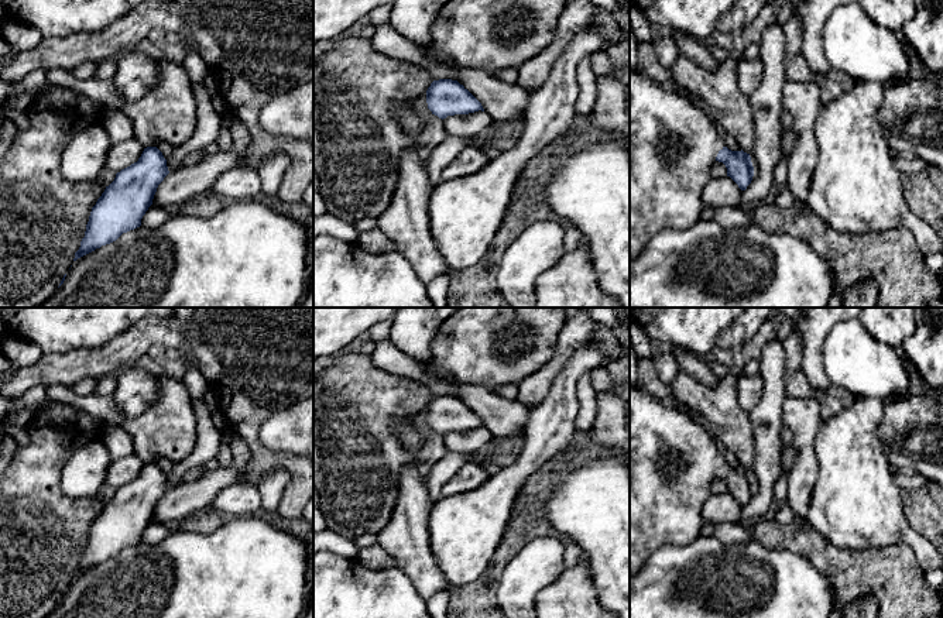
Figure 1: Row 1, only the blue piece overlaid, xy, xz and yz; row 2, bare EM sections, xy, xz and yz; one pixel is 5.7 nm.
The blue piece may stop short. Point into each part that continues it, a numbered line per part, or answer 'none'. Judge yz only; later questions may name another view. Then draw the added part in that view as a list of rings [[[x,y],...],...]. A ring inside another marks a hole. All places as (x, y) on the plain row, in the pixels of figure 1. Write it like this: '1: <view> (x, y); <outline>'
1: yz (674, 460); [[[630,385],[630,576],[638,573],[656,549],[685,546],[700,536],[702,508],[711,495],[711,483],[723,463],[719,443],[702,422],[669,401],[651,396],[644,387]]]

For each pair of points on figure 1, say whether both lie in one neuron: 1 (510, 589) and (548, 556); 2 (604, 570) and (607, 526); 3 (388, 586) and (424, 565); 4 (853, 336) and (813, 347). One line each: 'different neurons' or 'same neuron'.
1: same neuron
2: same neuron
3: different neurons
4: different neurons

